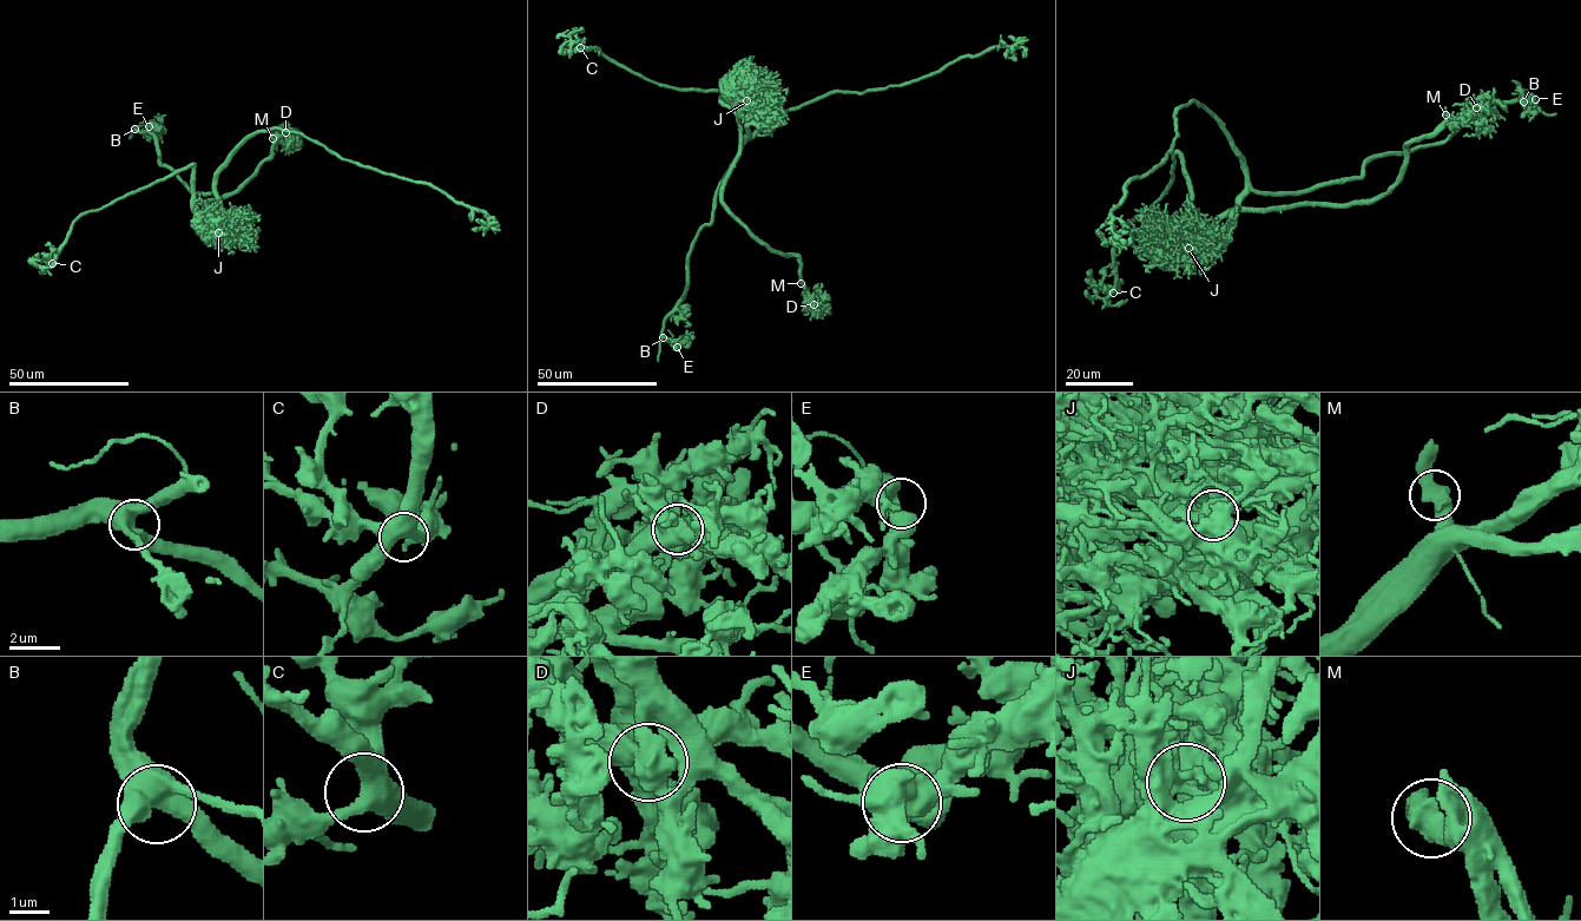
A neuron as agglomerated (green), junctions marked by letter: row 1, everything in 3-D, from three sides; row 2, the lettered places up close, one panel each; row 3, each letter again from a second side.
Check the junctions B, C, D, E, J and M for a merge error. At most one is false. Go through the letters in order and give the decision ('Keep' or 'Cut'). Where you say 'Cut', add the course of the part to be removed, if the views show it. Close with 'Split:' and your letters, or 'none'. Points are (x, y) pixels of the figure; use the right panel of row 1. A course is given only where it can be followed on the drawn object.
B: Keep
C: Keep
D: Keep
E: Keep
J: Cut. Course of the part to remove: (1188, 248), (1245, 188), (1194, 102), (1125, 188), (1113, 238), (1098, 231)
M: Keep
Split: J

